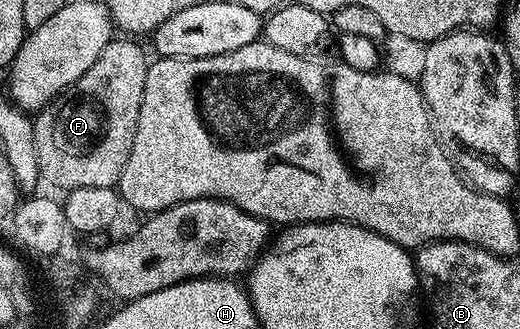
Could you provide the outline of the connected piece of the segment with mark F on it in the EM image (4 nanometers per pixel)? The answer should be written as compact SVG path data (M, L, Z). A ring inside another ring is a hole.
M125 36L109 42L107 48L99 52L99 60L95 60L95 64L91 64L91 68L87 68L77 82L77 99L74 102L62 101L58 110L46 108L33 118L35 152L39 152L41 177L46 183L49 181L51 185L58 186L61 192L75 188L116 187L120 183L127 156L131 156L131 144L135 140L139 120L139 104L143 100L143 80L149 67L147 57L137 42L140 41Z

